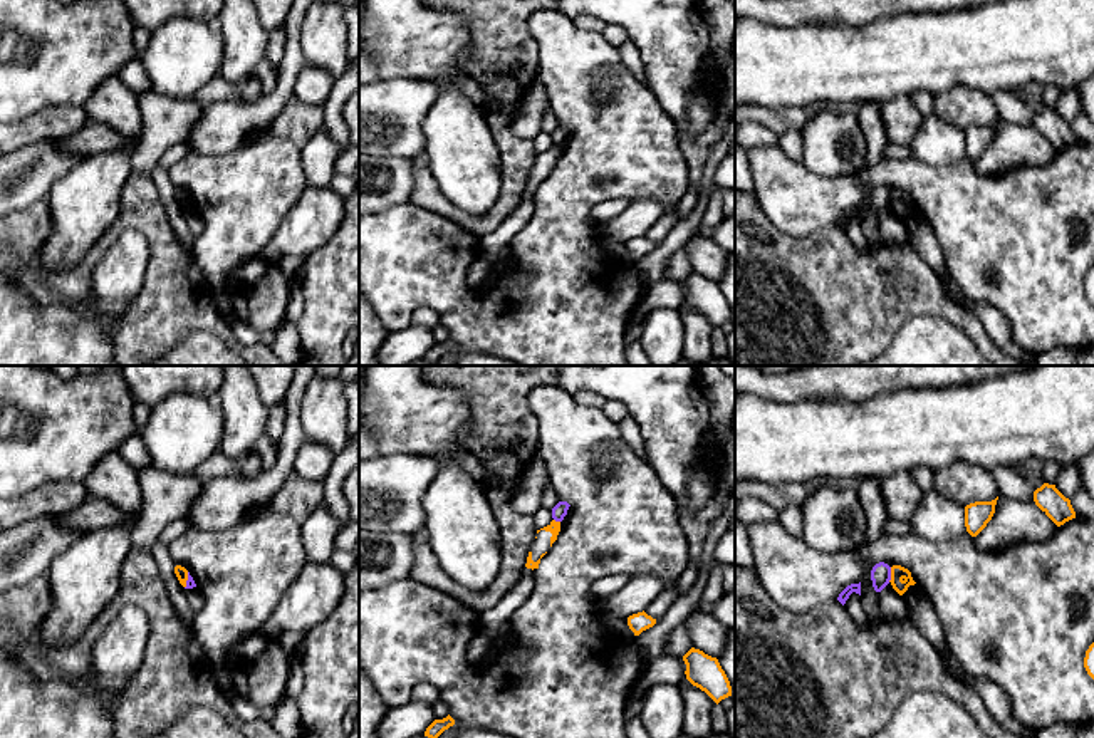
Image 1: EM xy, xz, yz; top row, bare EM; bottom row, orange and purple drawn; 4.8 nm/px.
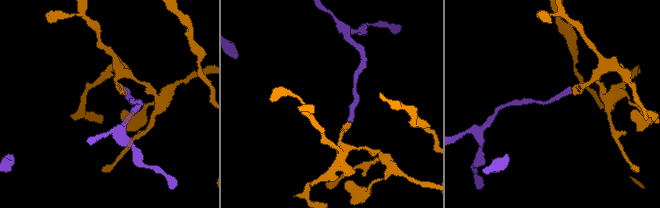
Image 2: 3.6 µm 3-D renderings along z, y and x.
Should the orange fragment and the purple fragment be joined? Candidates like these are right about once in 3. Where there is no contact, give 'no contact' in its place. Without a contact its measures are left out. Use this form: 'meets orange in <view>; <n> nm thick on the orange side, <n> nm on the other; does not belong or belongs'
meets orange in yz; 70 nm thick on the orange side, 100 nm on the other; does not belong

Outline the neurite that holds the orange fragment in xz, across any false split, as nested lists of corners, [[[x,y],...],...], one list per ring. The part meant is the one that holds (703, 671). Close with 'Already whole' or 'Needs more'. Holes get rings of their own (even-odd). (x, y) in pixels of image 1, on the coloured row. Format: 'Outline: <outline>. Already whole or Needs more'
Outline: [[[691,647],[683,661],[686,664],[686,679],[705,691],[716,704],[732,696],[730,681],[722,669],[716,657],[705,654],[700,649]]]. Already whole

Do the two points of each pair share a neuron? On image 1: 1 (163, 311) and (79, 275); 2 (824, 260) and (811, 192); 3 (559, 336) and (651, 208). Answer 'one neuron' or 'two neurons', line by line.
1: one neuron
2: two neurons
3: two neurons

